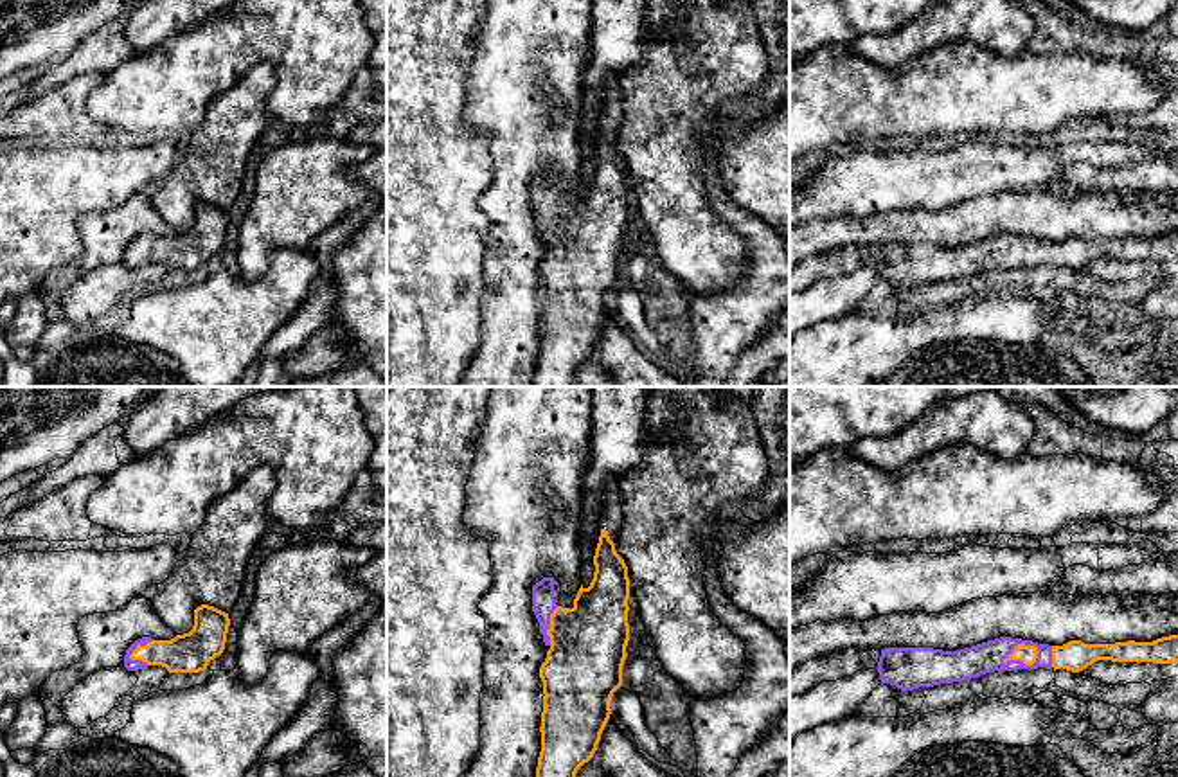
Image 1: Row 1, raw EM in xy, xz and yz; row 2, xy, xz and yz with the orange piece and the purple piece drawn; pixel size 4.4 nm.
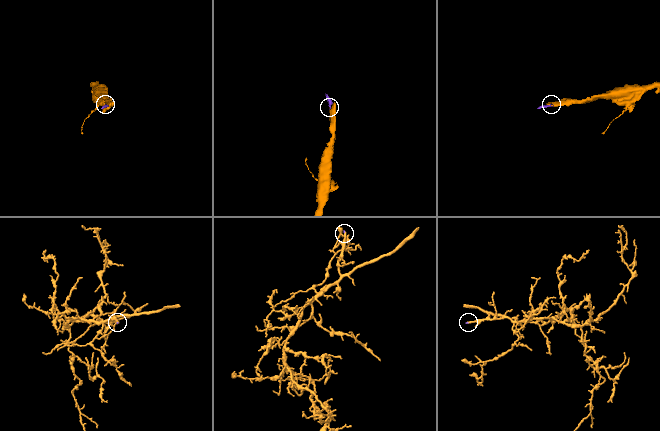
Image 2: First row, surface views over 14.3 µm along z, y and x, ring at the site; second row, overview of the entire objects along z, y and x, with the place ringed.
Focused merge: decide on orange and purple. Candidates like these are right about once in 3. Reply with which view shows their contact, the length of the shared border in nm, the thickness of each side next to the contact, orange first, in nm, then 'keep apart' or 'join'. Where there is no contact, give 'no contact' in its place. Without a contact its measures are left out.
yz | 180 nm | 80/140 nm | join

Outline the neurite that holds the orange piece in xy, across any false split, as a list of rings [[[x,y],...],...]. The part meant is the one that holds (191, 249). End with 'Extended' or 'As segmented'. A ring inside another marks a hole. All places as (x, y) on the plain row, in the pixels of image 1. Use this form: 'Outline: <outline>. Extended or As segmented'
Outline: [[[201,201],[194,207],[194,223],[189,230],[171,237],[142,234],[124,252],[124,264],[138,268],[146,263],[162,263],[169,270],[200,270],[225,246],[230,216],[228,210]]]. Extended

